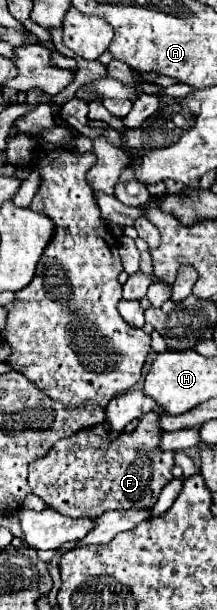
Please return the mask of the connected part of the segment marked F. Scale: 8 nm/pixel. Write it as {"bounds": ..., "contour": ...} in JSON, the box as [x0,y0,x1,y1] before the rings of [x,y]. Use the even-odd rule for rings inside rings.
{"bounds":[29,411,173,519],"contour":[[[151,411],[147,415],[141,417],[137,431],[133,433],[143,433],[143,431],[155,431],[151,435],[151,443],[149,437],[135,437],[135,435],[119,435],[119,439],[115,439],[115,443],[107,443],[107,439],[103,439],[103,431],[107,431],[107,427],[99,425],[99,427],[89,427],[87,431],[79,431],[79,435],[67,437],[57,441],[47,455],[43,455],[41,459],[35,459],[29,465],[29,485],[33,495],[41,497],[51,509],[79,519],[79,517],[99,517],[105,511],[111,509],[149,509],[155,505],[161,489],[173,479],[171,469],[173,469],[173,453],[171,451],[159,451],[157,445],[159,441],[155,441],[155,437],[161,435],[159,425],[155,415],[159,415],[159,411]]]}

